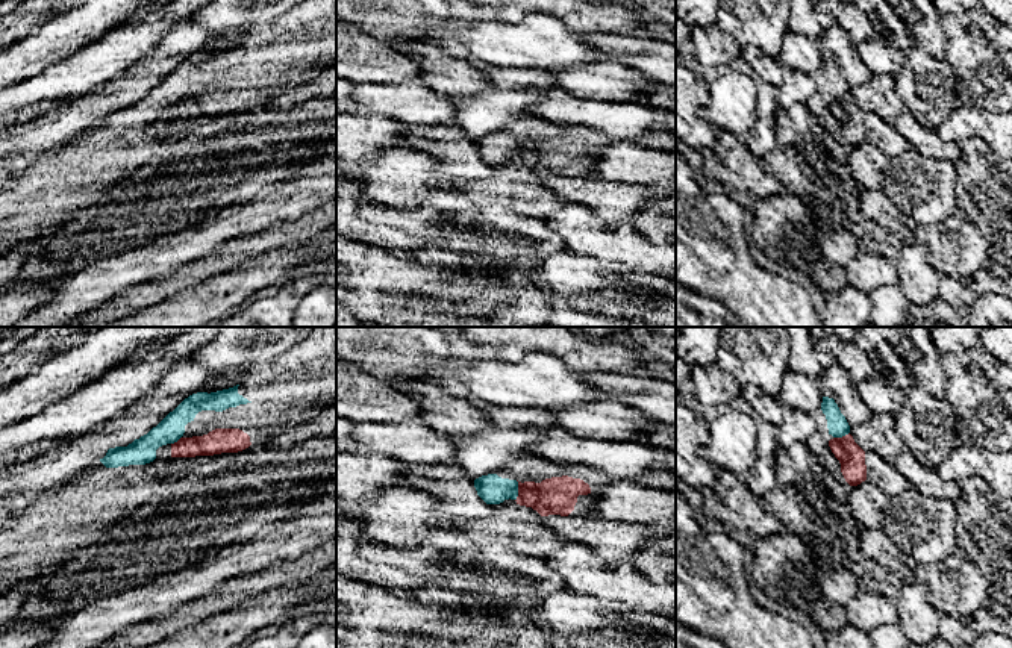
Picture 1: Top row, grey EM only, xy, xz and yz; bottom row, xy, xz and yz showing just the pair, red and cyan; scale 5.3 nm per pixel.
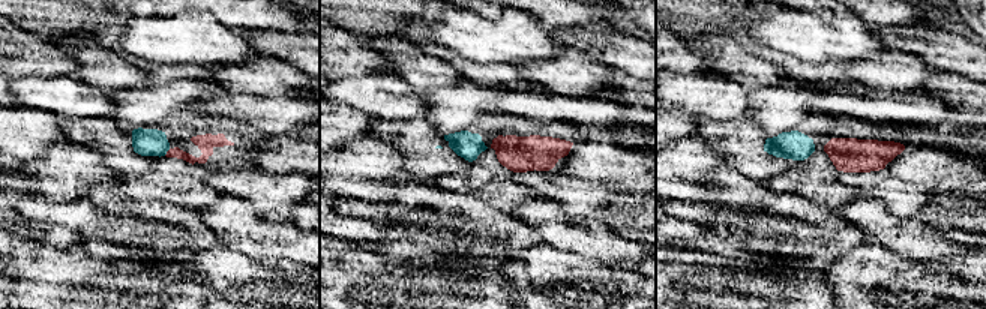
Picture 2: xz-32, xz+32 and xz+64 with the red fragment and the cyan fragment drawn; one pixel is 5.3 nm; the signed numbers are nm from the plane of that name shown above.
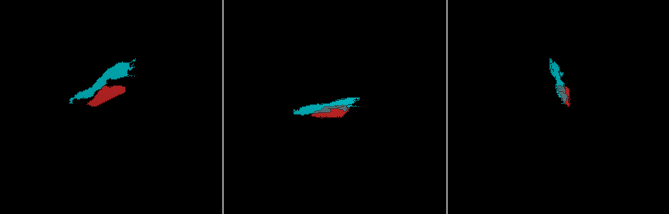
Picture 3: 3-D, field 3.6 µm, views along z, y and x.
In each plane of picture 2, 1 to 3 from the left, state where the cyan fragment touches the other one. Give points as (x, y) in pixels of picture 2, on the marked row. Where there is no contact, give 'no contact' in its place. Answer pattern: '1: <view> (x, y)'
1: xz-32 (167, 152)
2: no contact
3: no contact

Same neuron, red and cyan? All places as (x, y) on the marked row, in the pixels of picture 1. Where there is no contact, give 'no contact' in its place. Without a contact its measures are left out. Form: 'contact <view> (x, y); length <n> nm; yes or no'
contact xz (518, 491); length 110 nm; yes

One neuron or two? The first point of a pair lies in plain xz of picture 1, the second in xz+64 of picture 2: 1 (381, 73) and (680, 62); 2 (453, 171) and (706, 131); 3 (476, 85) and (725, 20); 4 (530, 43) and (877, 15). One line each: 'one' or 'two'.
1: one
2: one
3: two
4: two

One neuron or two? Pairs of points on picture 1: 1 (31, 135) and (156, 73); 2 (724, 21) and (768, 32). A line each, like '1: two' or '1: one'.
1: one
2: one

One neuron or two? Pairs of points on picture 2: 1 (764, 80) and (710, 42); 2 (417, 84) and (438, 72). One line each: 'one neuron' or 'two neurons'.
1: one neuron
2: one neuron

